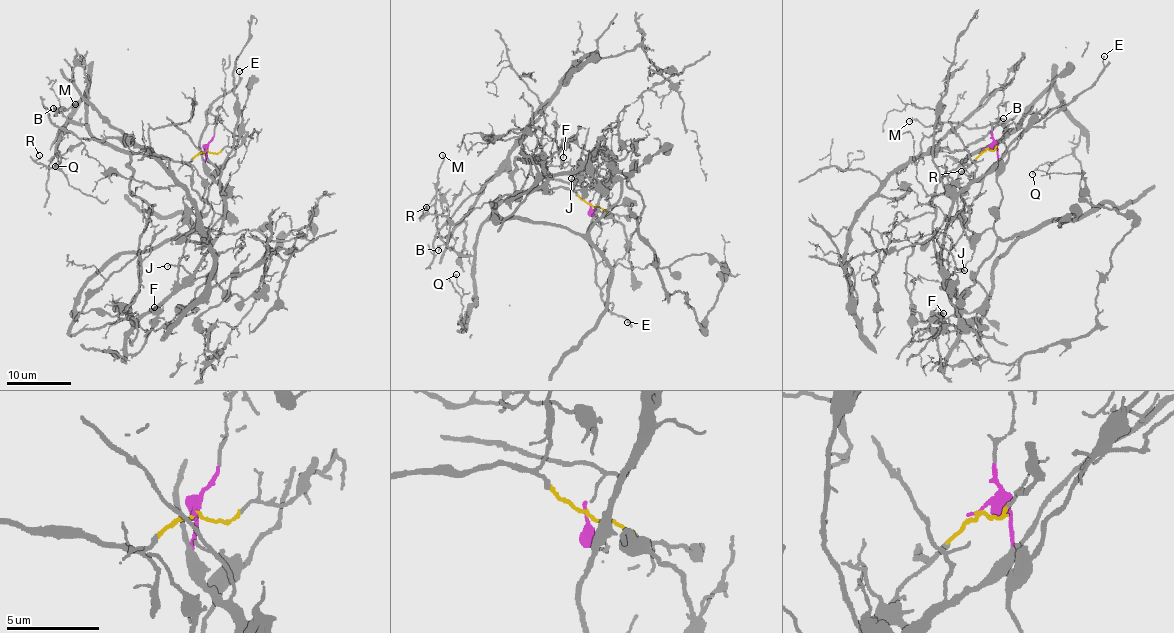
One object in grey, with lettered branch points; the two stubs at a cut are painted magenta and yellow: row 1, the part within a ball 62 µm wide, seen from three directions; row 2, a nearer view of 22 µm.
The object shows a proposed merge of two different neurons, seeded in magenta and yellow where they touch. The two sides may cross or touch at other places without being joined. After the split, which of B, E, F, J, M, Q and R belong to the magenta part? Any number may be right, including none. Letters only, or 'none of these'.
E, F, J

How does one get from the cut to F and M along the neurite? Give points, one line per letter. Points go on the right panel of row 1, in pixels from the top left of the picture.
F: (987, 148), (998, 161), (954, 201), (945, 235), (941, 269), (959, 324), (942, 363), (929, 324), (944, 313)
M: (987, 148), (968, 164), (961, 161), (1014, 130), (996, 123), (980, 128), (909, 122)

